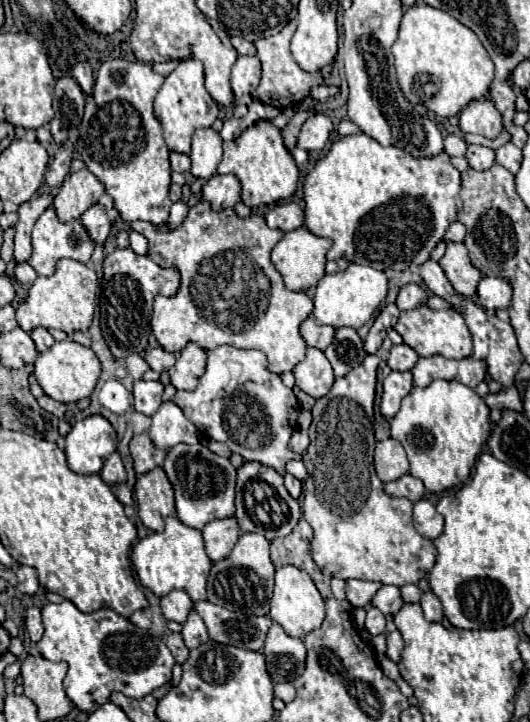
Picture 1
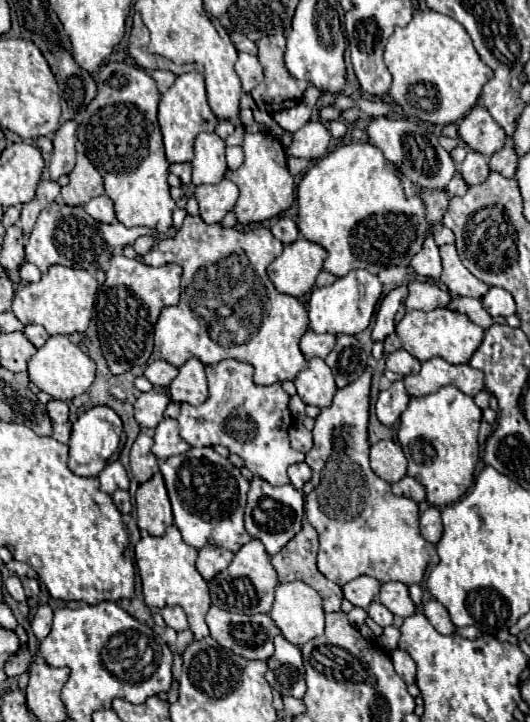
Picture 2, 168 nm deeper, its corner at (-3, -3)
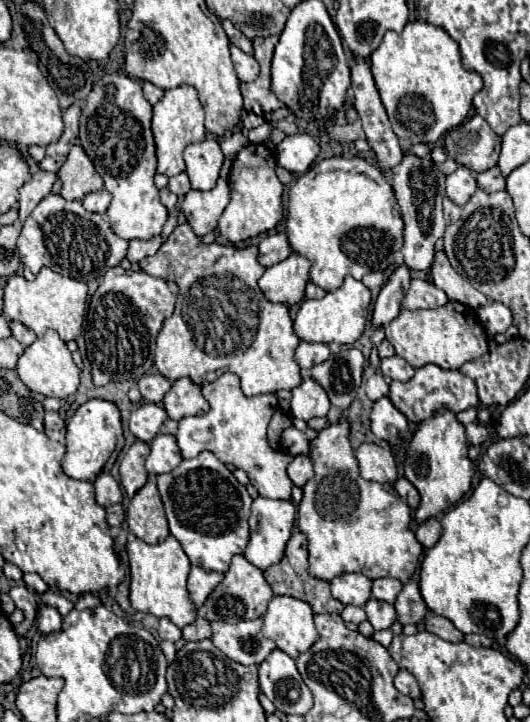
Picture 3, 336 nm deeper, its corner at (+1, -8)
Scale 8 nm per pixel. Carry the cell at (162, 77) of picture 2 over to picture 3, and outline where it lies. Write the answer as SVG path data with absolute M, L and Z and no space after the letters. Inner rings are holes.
M144 82L142 88L144 88L144 98L146 98L150 104L156 104L156 102L164 96L164 92L162 92L160 88L156 88L154 84L150 84L150 82Z

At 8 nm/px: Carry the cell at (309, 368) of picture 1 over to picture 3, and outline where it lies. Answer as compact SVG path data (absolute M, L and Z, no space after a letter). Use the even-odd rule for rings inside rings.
M312 378L302 380L300 386L292 390L292 400L290 400L290 412L294 418L308 422L310 418L316 416L326 416L330 410L330 400L324 388L314 382Z

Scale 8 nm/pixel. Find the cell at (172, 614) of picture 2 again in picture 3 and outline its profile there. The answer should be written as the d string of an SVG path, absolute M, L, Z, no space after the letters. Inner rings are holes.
M160 618L160 624L158 624L158 636L160 636L162 640L176 642L176 640L182 638L182 632L180 632L180 628L178 628L172 620L168 620L168 618Z

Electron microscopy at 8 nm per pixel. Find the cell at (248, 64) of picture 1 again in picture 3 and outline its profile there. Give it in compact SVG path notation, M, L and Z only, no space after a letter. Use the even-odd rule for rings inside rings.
M230 44L230 54L232 54L234 70L236 70L236 74L238 74L238 78L240 78L242 82L252 82L252 80L258 78L260 68L258 68L258 62L254 60L254 56L244 54L244 52L242 52L238 46L234 46L234 44Z

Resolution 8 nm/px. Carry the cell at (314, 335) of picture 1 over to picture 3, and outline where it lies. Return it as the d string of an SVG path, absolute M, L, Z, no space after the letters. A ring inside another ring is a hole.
M300 342L296 348L296 362L302 368L302 376L308 376L310 368L314 364L320 364L330 358L330 350L326 344L310 344L310 342Z

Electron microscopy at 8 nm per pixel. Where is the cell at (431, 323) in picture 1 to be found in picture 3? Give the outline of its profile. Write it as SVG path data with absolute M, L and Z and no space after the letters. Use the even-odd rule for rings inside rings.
M454 300L440 308L428 310L402 308L400 314L390 322L390 328L386 326L386 338L396 348L396 354L414 368L436 364L444 370L456 370L464 362L476 360L488 352L488 336L482 324L478 324L478 316L474 316L472 308Z

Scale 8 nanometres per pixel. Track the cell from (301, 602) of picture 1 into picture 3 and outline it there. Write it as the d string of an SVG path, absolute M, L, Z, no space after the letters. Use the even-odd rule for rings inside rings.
M274 596L268 604L262 632L274 640L278 650L296 658L318 640L312 618L310 604L290 596Z

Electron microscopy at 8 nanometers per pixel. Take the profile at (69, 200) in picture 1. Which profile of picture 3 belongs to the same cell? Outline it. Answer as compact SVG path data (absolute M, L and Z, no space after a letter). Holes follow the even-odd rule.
M80 144L70 148L66 162L58 170L58 178L62 180L60 194L66 200L82 200L86 194L104 188L104 182L98 176L94 162L86 156L86 152Z

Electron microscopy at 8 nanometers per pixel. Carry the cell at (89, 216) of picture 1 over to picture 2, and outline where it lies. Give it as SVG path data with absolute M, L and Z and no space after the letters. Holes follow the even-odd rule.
M100 195L100 197L94 197L90 203L84 205L86 213L92 217L92 219L98 219L100 223L112 223L116 217L114 217L114 207L112 207L112 201L106 197L106 195Z

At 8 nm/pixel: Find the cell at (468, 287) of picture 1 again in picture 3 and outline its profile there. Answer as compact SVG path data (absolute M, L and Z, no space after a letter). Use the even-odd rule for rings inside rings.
M442 250L436 252L436 258L434 258L432 282L440 290L444 290L450 300L458 300L458 302L462 302L468 308L476 310L476 308L480 308L482 304L488 302L482 292L478 292L466 278L458 276L452 270L452 266L450 266L450 262L448 262L448 258L446 258L446 254Z

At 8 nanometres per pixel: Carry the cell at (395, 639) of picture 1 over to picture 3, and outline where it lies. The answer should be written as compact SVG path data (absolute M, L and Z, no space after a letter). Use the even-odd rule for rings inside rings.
M400 670L400 672L398 672L394 684L396 684L398 692L402 692L402 694L406 694L406 696L410 696L410 698L420 698L420 696L422 696L416 678L414 678L410 672L406 672L406 670Z

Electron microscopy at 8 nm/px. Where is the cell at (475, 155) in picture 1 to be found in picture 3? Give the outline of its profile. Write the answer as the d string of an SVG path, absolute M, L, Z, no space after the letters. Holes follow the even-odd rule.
M460 166L454 174L446 178L446 196L458 206L464 206L470 200L470 196L476 192L476 188L478 186L474 174L464 166Z

